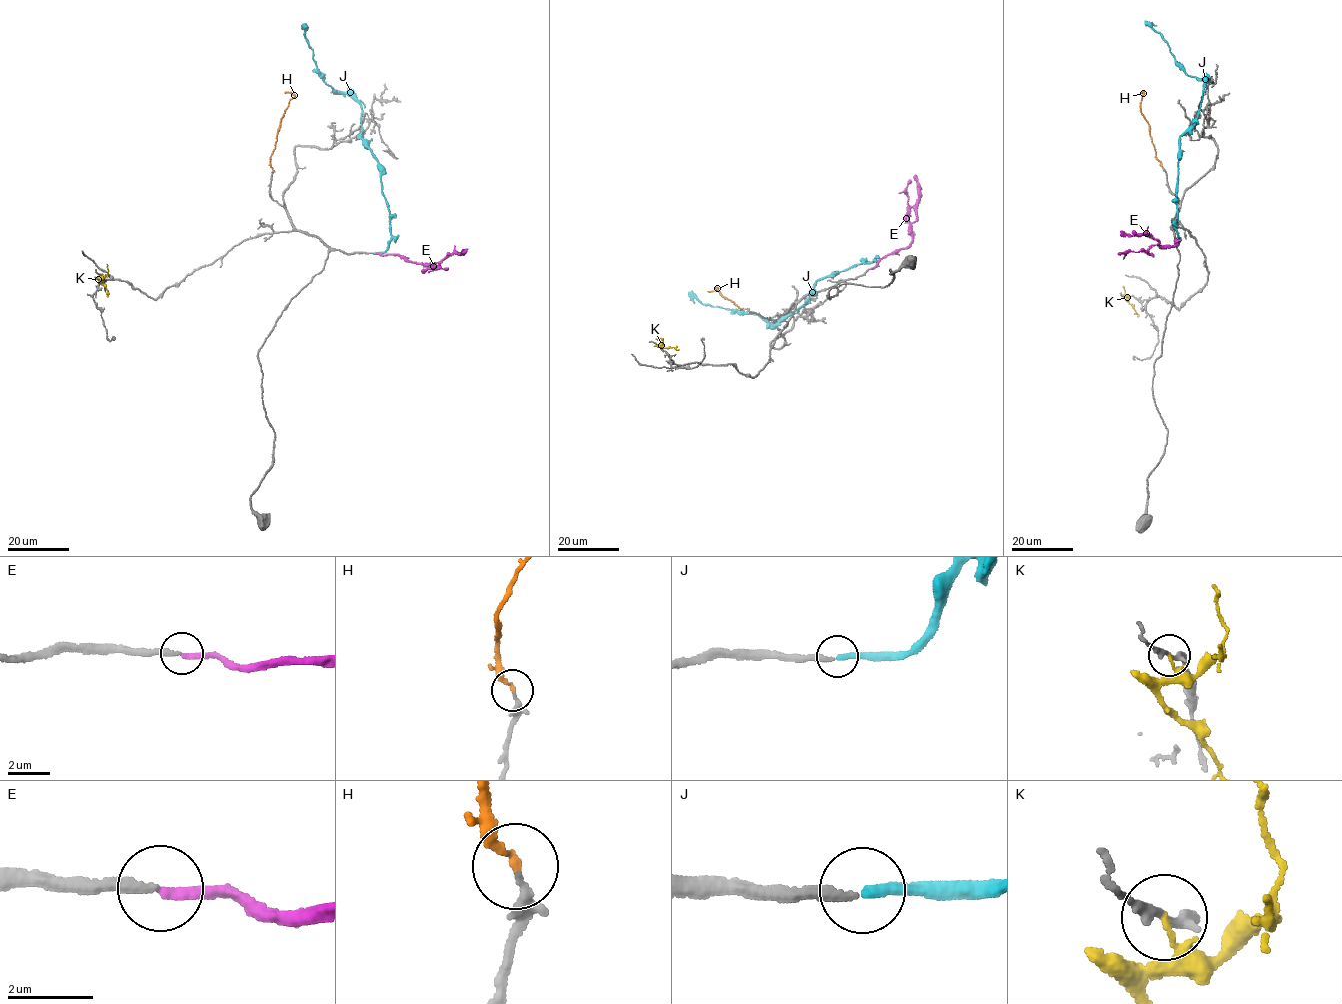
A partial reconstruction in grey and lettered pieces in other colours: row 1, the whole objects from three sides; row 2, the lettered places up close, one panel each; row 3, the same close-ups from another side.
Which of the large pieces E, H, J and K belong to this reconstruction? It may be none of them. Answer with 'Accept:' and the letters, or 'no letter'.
Accept: H, J

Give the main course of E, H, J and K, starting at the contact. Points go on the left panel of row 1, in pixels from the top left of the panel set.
E: (373, 253), (396, 255), (424, 265), (438, 263), (453, 254), (464, 253), (467, 248)
H: (272, 168), (270, 157), (277, 129), (288, 102), (295, 95), (284, 91)
J: (373, 252), (382, 252), (390, 241), (380, 164), (362, 138), (361, 104), (327, 85), (305, 23)
K: (100, 274), (99, 282), (107, 290), (107, 296)

